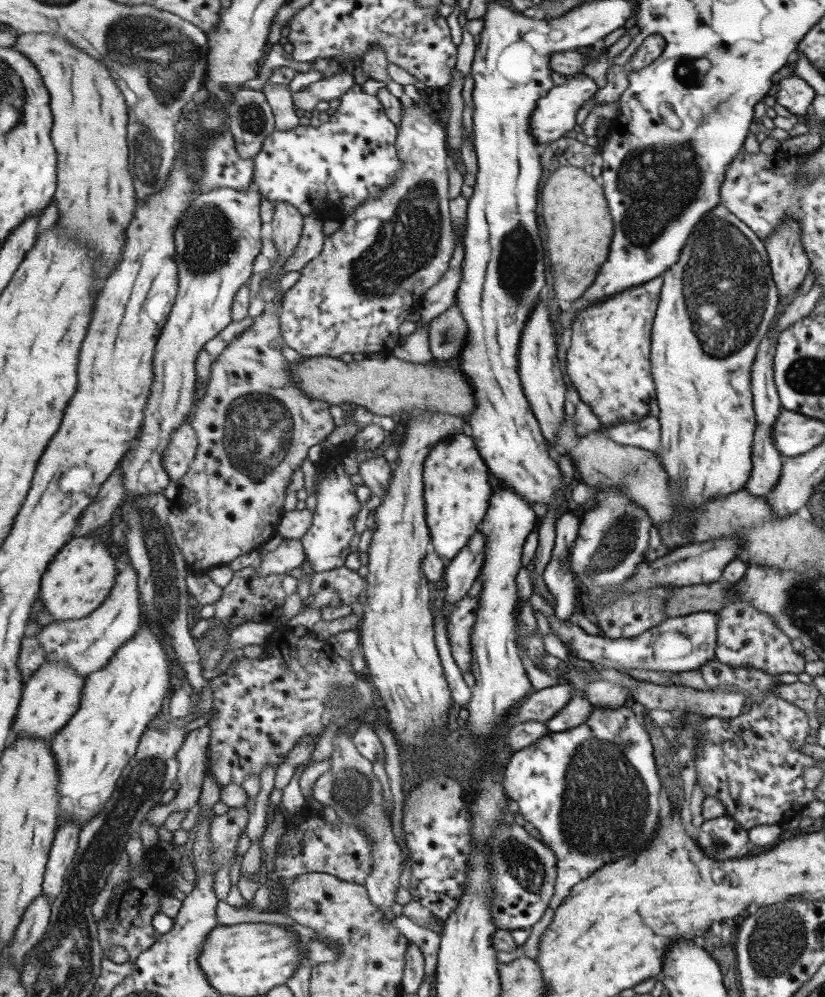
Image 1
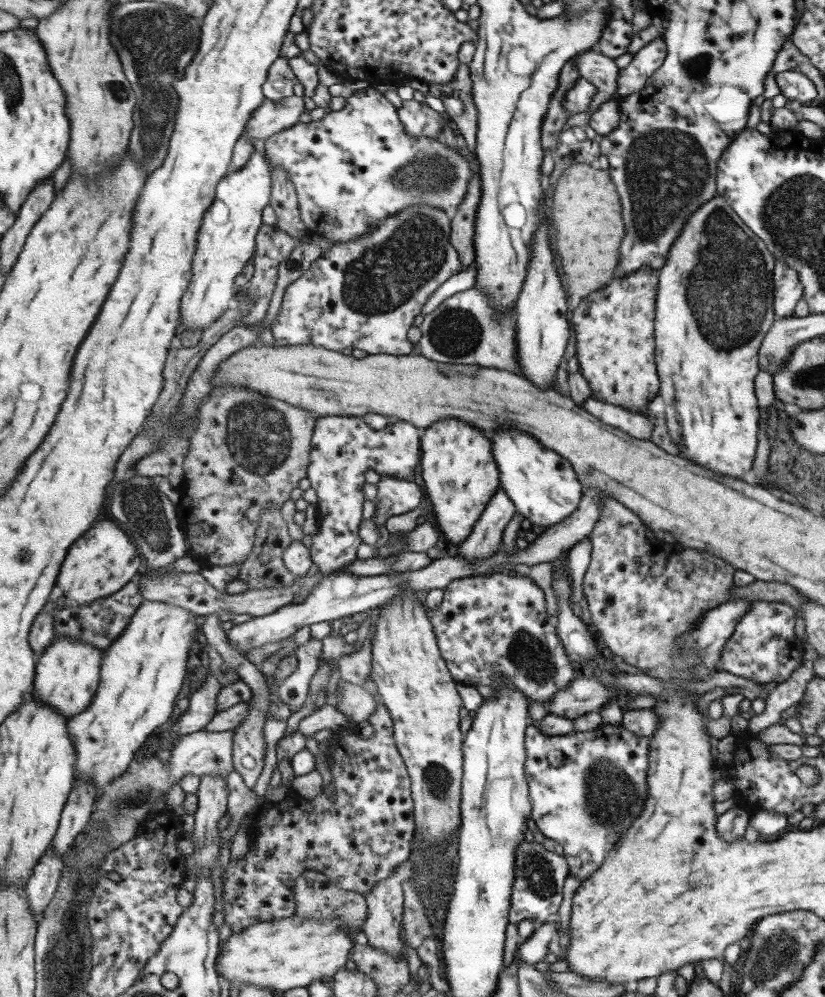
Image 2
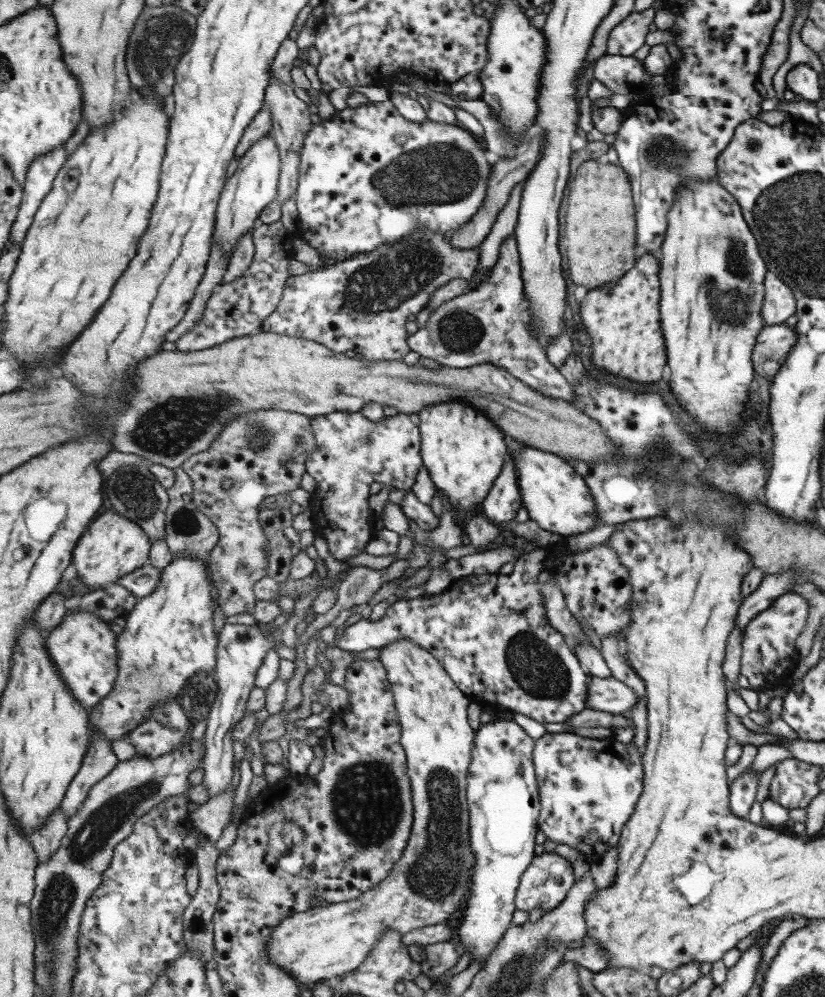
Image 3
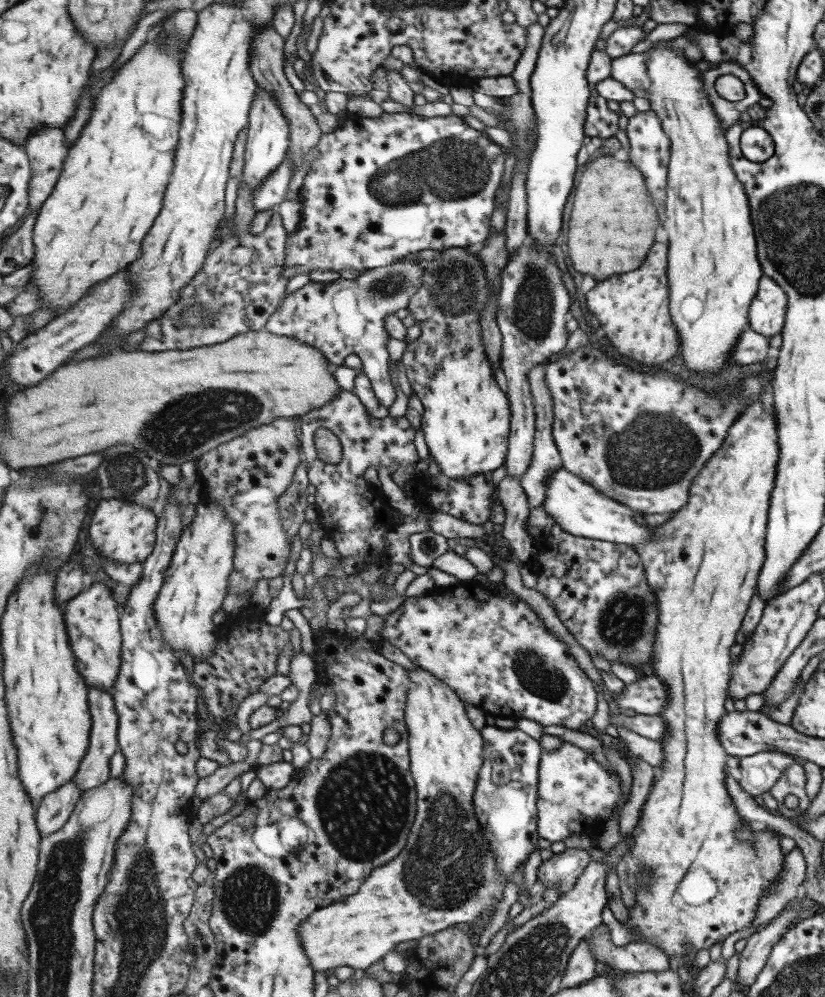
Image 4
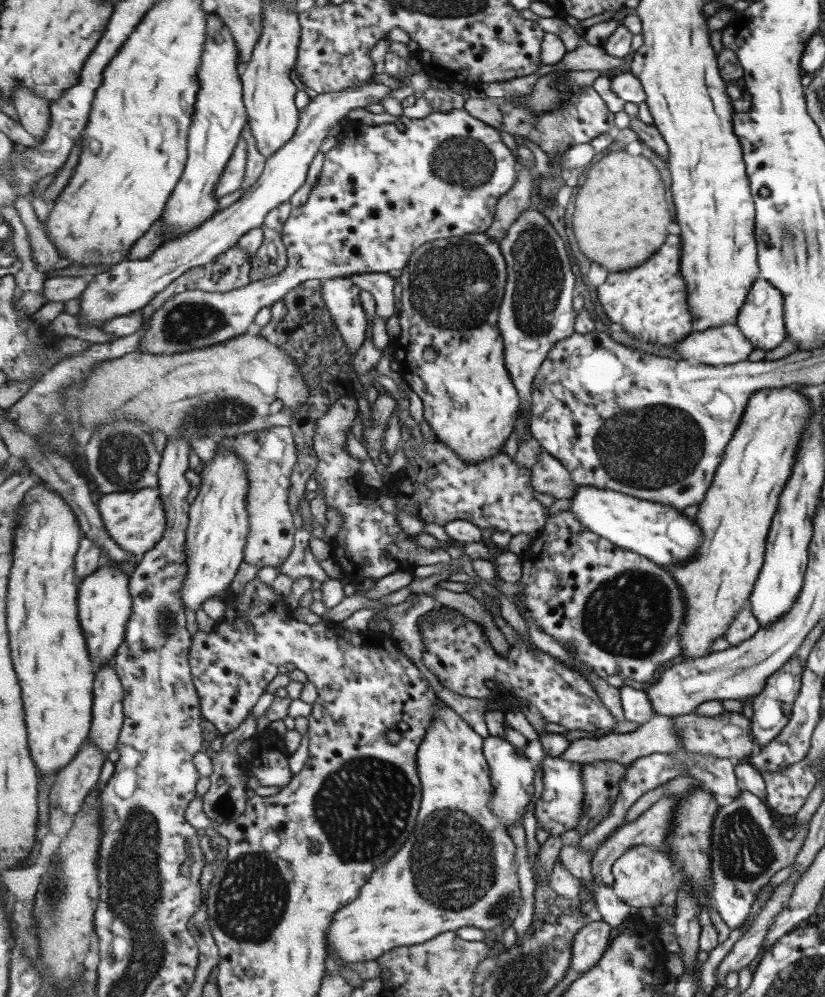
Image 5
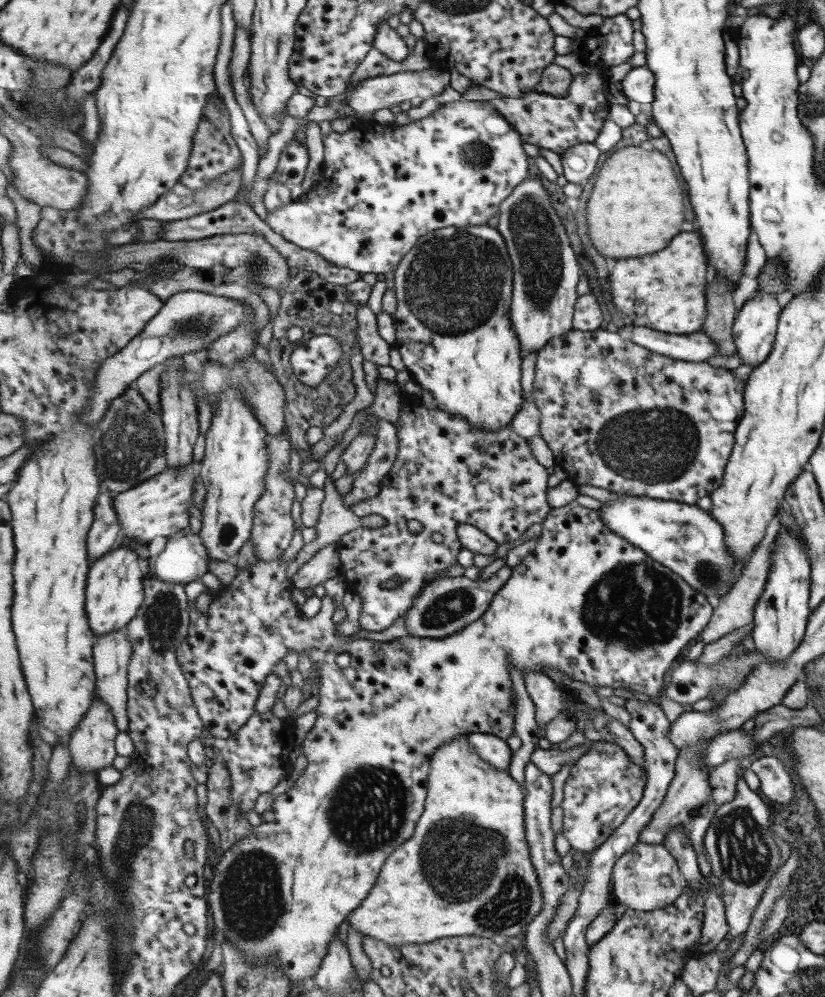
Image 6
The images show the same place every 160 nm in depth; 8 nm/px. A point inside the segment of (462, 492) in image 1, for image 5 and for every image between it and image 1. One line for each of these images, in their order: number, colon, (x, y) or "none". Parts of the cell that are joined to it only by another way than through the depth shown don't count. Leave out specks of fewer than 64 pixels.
2: (459, 468)
3: (464, 452)
4: (467, 423)
5: (451, 353)

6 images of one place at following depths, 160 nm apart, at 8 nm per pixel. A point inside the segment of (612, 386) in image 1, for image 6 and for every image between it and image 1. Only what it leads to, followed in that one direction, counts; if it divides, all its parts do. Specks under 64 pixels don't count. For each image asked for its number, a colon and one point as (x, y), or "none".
2: (614, 342)
3: (622, 319)
4: (632, 308)
5: (648, 301)
6: (664, 291)

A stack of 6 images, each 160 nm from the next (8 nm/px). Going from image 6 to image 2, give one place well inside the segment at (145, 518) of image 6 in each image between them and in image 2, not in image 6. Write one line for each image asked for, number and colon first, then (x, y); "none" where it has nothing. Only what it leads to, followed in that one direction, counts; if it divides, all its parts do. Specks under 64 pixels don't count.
2: (105, 559)
3: (114, 546)
4: (120, 531)
5: (137, 521)

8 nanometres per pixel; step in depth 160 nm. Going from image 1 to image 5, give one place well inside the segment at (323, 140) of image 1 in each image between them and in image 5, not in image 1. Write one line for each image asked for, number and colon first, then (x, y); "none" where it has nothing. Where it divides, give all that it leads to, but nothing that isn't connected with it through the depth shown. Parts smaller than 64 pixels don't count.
2: (354, 168)
3: (369, 177)
4: (383, 188)
5: (382, 193)

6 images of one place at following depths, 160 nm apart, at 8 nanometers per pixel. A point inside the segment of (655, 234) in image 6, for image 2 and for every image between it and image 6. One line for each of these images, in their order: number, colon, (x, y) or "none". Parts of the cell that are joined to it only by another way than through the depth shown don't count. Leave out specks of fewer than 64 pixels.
2: (586, 212)
3: (599, 229)
4: (612, 222)
5: (619, 218)

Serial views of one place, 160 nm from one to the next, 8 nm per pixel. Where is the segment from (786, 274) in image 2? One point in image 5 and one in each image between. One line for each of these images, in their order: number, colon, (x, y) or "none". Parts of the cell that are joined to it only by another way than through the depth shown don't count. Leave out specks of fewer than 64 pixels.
3: (778, 304)
4: (766, 313)
5: (759, 318)

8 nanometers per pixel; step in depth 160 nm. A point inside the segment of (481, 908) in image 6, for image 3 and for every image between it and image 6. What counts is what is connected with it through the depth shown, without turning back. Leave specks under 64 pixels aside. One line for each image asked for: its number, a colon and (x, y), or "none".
3: (317, 945)
4: (447, 874)
5: (468, 876)

